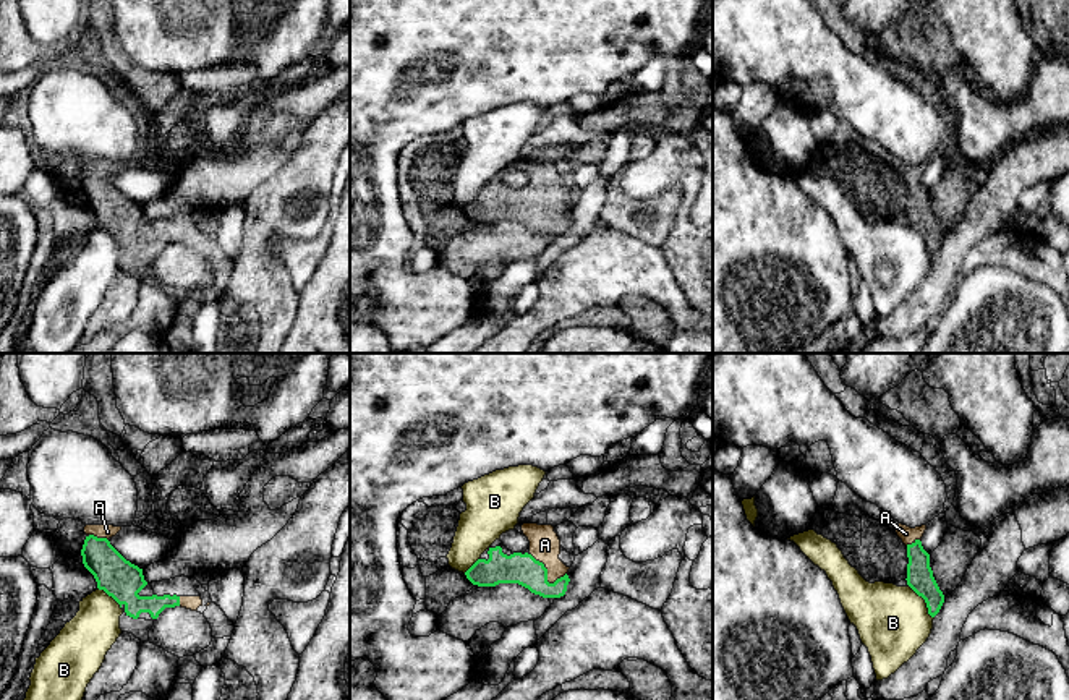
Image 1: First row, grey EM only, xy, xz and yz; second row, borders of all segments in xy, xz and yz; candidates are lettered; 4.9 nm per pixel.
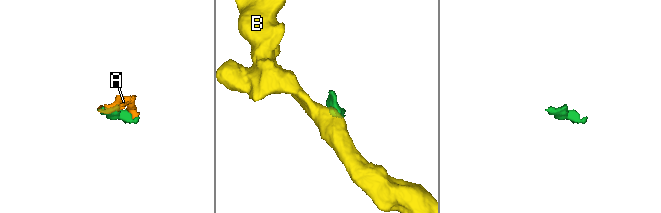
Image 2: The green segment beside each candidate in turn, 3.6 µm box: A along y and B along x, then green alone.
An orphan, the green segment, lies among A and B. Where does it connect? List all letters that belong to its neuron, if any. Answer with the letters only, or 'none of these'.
A

